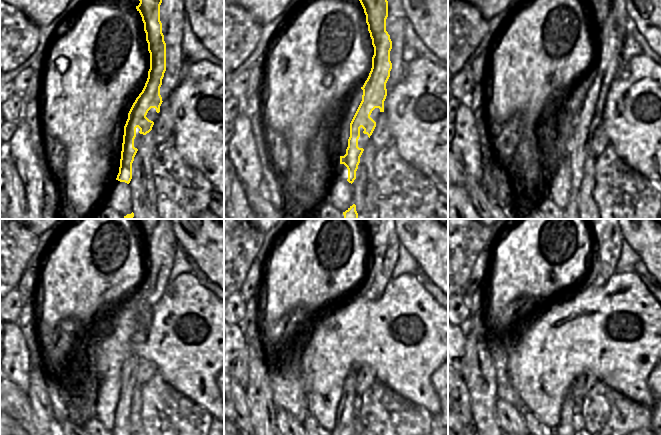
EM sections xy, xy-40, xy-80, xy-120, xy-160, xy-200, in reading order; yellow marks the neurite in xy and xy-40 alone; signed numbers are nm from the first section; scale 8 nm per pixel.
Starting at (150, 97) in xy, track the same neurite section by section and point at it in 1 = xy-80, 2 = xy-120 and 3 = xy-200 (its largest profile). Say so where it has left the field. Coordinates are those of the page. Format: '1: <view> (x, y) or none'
1: xy-80 (608, 56)
2: xy-120 (160, 242)
3: xy-200 (607, 247)

